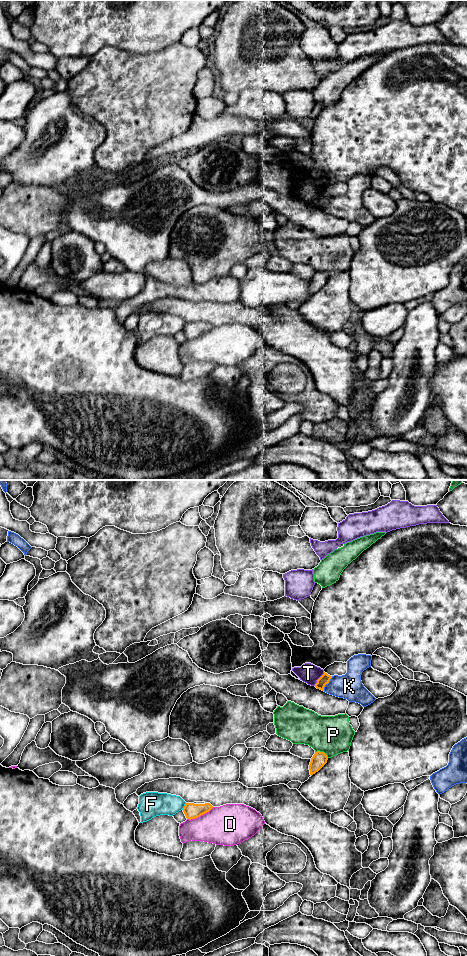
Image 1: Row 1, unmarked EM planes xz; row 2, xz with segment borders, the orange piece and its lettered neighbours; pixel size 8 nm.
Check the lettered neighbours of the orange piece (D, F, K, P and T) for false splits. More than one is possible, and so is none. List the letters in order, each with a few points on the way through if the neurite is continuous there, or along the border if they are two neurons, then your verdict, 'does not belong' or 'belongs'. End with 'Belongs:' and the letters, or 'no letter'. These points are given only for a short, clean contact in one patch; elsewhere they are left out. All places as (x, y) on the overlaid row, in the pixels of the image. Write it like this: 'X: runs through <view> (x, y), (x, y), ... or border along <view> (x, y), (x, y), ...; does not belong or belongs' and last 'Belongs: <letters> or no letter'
D: does not belong
F: does not belong
K: does not belong
P: does not belong
T: border along xz (324, 672), (314, 685); does not belong
Belongs: no letter

